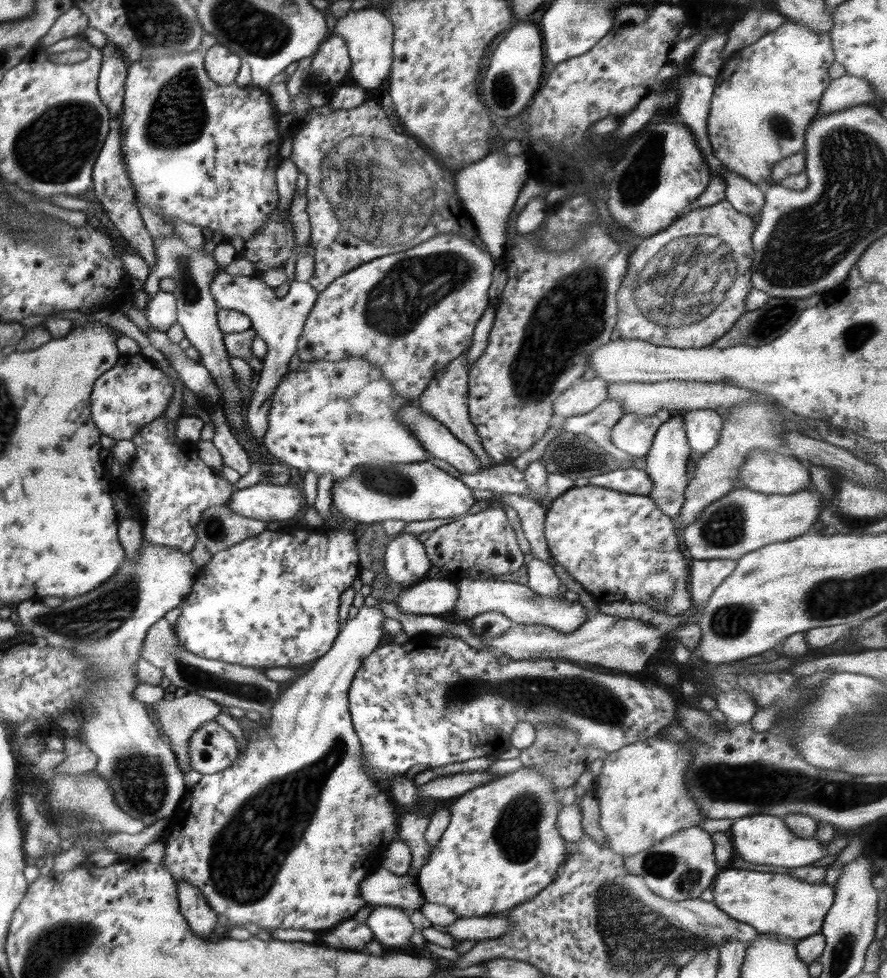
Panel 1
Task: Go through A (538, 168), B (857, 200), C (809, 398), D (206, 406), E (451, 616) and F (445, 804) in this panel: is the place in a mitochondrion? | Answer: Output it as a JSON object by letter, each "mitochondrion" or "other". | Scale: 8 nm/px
{"A":"other","B":"mitochondrion","C":"other","D":"other","E":"other","F":"other"}

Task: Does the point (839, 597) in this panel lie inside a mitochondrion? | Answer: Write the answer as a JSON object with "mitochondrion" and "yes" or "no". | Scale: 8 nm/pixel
{"mitochondrion":"yes"}

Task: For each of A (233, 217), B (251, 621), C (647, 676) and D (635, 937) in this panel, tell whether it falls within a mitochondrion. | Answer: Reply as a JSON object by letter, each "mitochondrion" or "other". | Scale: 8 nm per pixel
{"A":"other","B":"other","C":"other","D":"mitochondrion"}

